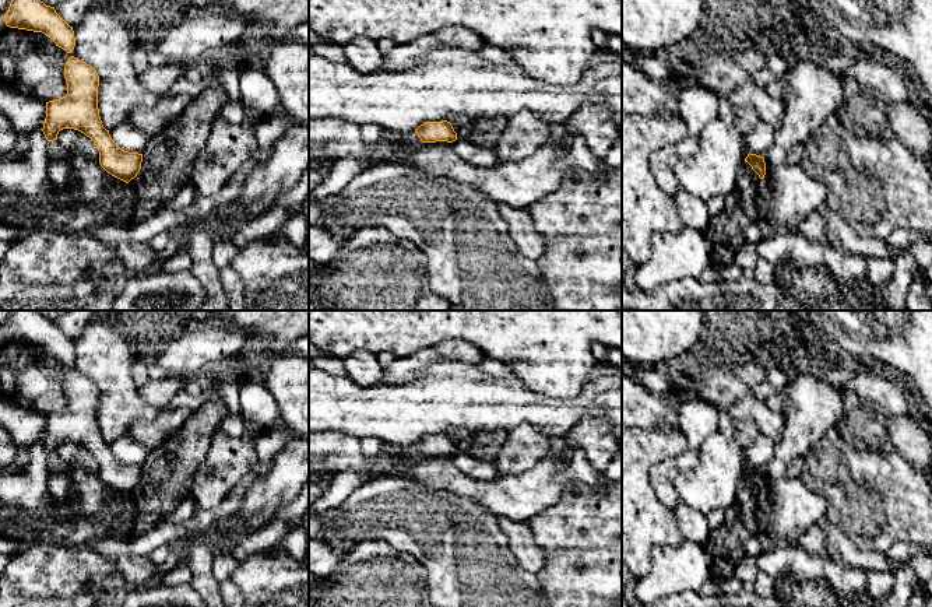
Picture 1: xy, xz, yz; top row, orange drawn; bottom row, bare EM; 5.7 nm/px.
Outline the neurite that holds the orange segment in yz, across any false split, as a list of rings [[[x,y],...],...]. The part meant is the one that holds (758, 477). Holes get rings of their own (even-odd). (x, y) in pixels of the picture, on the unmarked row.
[[[749,466],[748,470],[745,471],[745,476],[748,476],[752,480],[752,483],[759,488],[760,492],[764,491],[766,476],[763,470]]]

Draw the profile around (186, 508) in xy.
[[[184,498],[180,501],[180,504],[175,508],[173,512],[166,515],[163,520],[169,523],[182,523],[187,519],[190,519],[196,513],[197,508],[193,499]]]

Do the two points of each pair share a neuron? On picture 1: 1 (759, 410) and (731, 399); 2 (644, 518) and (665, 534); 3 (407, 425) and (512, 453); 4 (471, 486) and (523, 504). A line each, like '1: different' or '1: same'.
1: same
2: same
3: different
4: same

